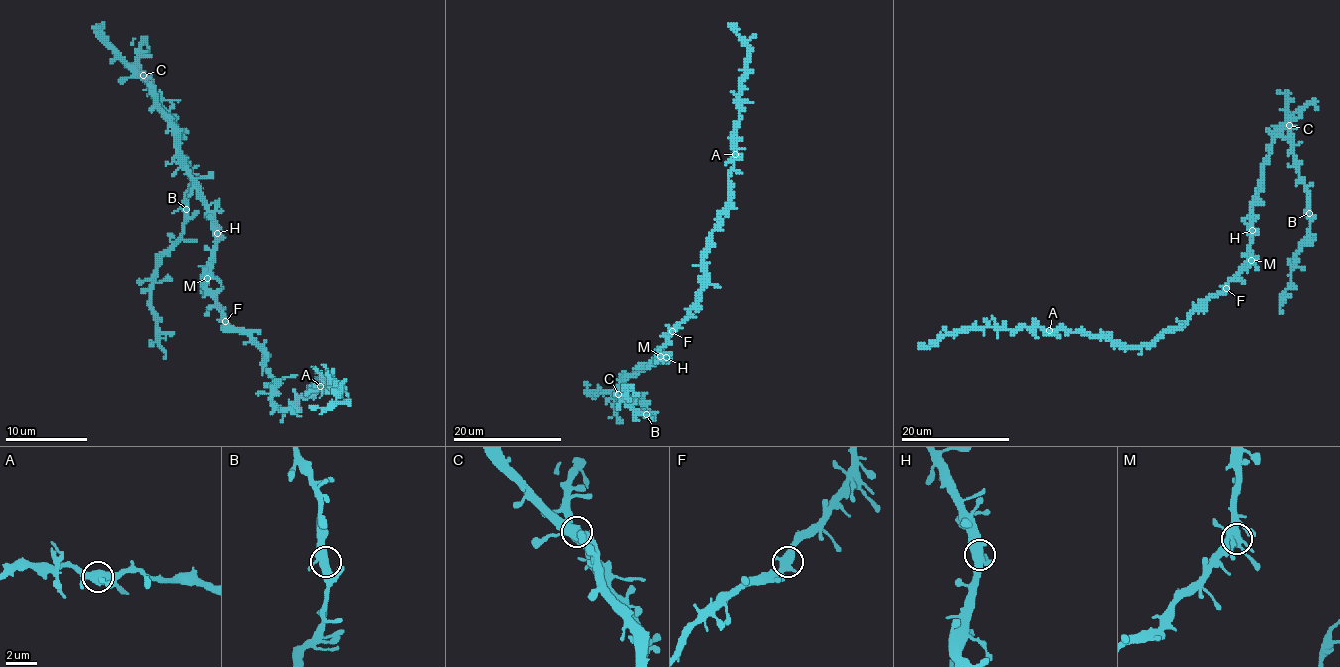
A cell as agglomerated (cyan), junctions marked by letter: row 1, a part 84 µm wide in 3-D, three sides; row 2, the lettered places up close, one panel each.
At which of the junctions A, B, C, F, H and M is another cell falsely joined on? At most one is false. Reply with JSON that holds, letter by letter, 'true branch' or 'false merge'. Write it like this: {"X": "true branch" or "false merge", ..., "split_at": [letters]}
{"A": "true branch", "B": "true branch", "C": "true branch", "F": "true branch", "H": "true branch", "M": "true branch", "split_at": []}

